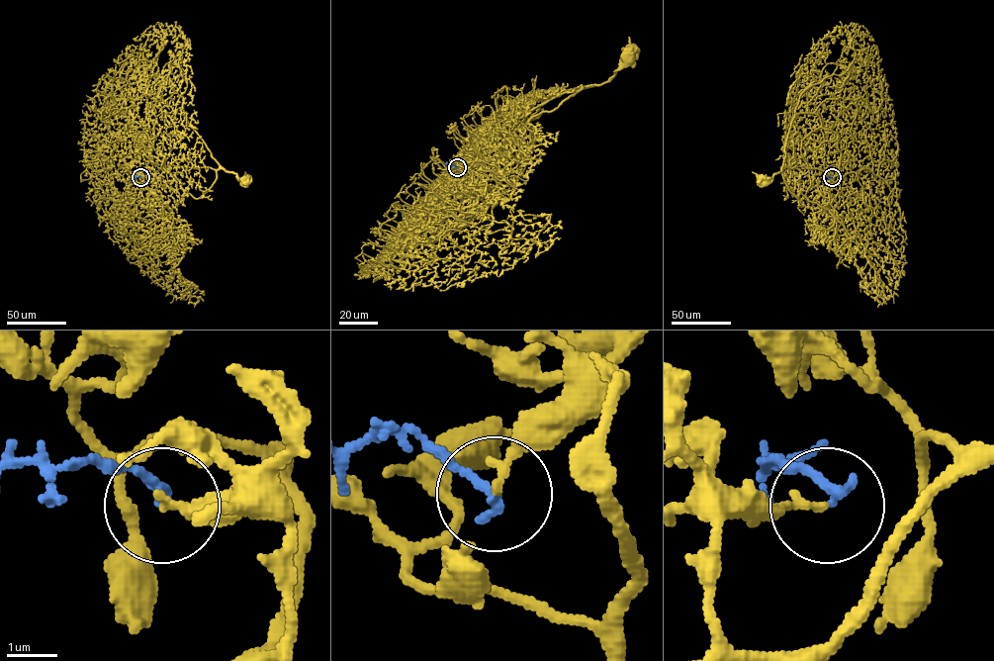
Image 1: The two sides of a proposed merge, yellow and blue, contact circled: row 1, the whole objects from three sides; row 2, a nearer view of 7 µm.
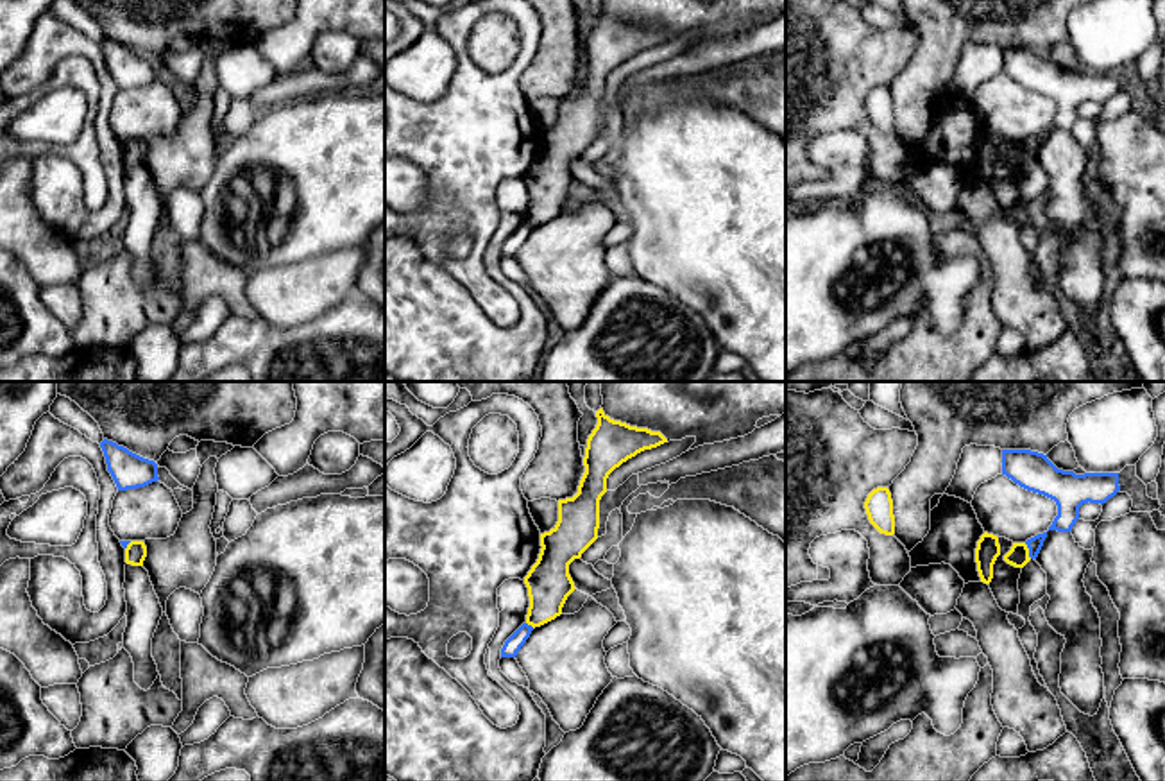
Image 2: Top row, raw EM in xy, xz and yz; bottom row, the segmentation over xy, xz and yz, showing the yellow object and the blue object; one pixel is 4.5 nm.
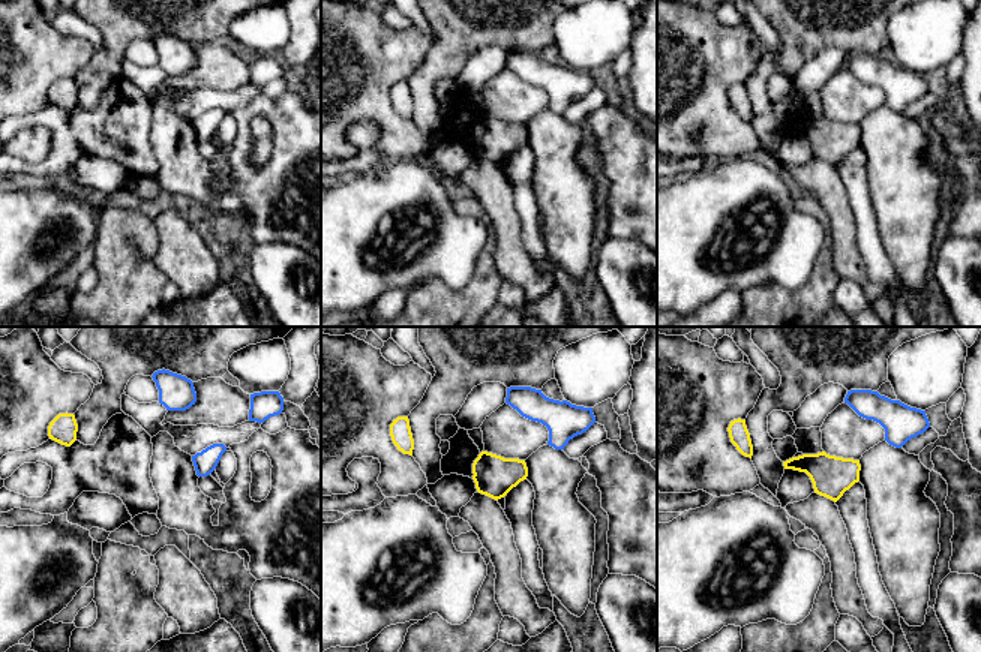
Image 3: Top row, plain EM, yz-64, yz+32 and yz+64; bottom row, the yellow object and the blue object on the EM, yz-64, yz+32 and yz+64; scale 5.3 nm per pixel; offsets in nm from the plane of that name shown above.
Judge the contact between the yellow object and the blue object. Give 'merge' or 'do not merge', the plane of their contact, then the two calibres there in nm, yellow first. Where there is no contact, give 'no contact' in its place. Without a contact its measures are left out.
do not merge; meets yellow in yz; 100 nm thick on the yellow side, 100 nm on the other

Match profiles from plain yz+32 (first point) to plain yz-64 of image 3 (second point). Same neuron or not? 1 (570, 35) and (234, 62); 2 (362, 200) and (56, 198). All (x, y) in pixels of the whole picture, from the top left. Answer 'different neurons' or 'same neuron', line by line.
1: different neurons
2: same neuron

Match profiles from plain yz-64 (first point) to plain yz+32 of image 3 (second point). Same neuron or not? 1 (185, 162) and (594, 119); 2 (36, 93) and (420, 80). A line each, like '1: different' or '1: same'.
1: same
2: different

